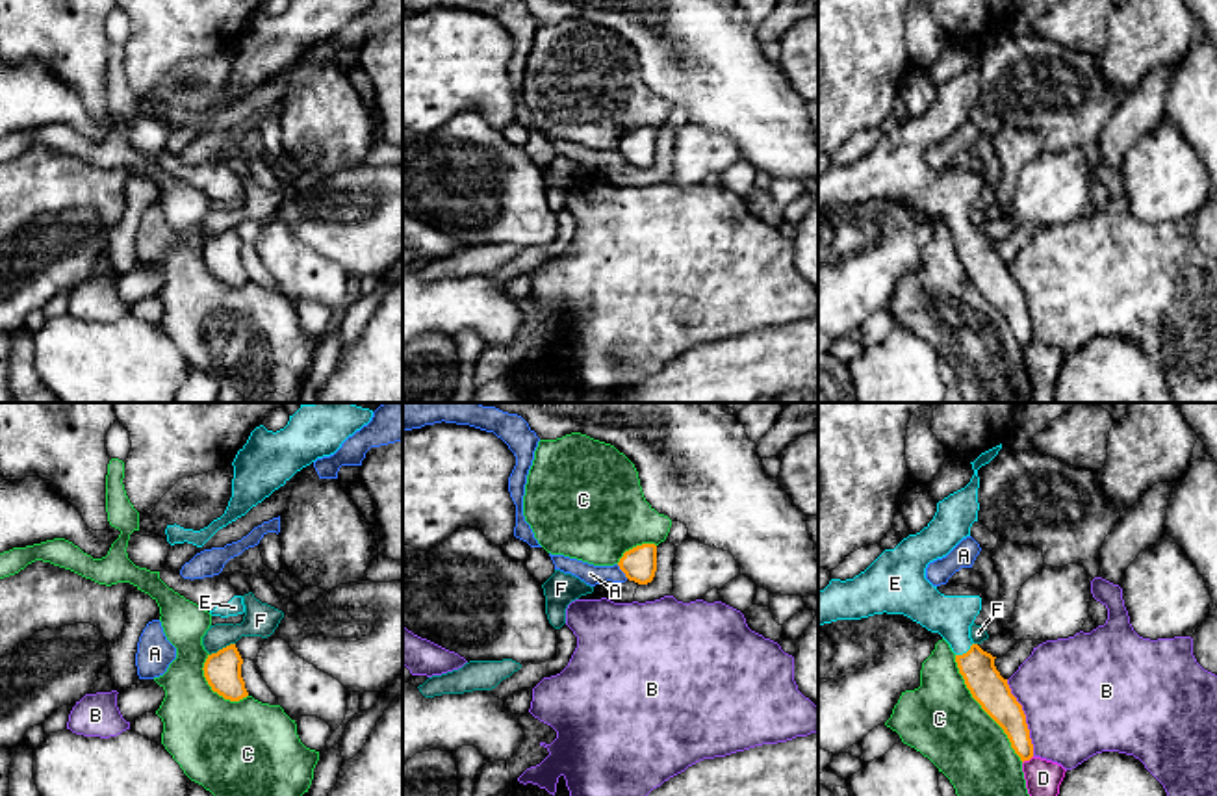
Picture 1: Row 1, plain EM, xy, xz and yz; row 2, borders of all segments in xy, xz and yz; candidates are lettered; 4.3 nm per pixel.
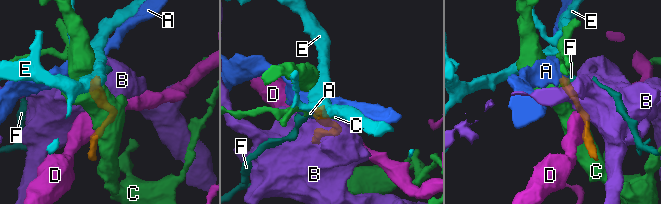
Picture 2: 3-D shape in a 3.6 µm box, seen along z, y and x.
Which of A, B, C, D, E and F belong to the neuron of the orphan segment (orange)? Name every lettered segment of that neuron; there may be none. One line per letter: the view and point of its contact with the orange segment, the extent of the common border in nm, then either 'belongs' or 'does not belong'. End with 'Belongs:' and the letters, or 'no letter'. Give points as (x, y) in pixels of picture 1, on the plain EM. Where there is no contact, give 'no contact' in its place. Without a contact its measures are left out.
A: contact xz (622, 154); length 80 nm; does not belong
B: contact yz (1024, 303); length 360 nm; does not belong
C: contact yz (982, 292); length 550 nm; does not belong
D: contact yz (1026, 344); length 60 nm; does not belong
E: contact yz (967, 236); length 100 nm; belongs
F: contact xy (223, 232); length 130 nm; does not belong
Belongs: E

